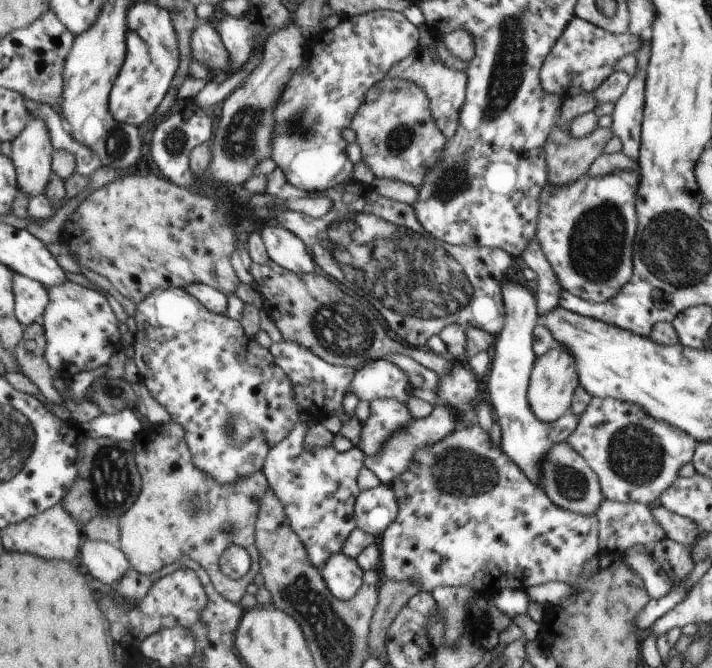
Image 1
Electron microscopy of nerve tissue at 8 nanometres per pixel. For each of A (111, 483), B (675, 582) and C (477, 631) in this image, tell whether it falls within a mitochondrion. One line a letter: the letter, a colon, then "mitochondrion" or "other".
A: mitochondrion
B: other
C: other

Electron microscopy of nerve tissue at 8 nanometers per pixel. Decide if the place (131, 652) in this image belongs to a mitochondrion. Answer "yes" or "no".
no

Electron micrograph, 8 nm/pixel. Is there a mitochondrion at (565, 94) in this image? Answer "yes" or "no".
no

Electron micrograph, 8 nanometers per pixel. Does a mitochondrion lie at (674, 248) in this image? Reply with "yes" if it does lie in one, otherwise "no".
yes

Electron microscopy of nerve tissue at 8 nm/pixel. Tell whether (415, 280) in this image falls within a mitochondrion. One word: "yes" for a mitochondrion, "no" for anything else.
yes

